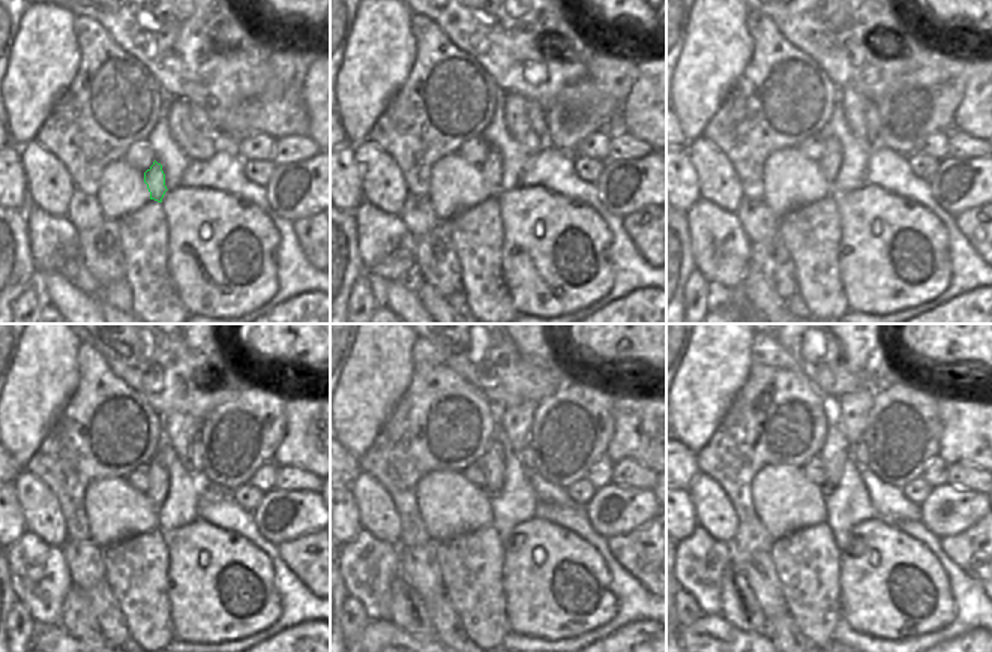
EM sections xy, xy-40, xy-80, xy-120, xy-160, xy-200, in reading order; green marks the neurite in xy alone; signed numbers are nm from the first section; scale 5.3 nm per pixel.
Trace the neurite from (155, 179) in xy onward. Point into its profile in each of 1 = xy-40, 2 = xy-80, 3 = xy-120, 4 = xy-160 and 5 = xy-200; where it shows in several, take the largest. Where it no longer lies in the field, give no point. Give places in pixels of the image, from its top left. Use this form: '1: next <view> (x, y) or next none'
1: next xy-40 (491, 170)
2: next xy-80 (832, 152)
3: next xy-120 (158, 489)
4: next xy-160 (494, 457)
5: next xy-200 (836, 450)

